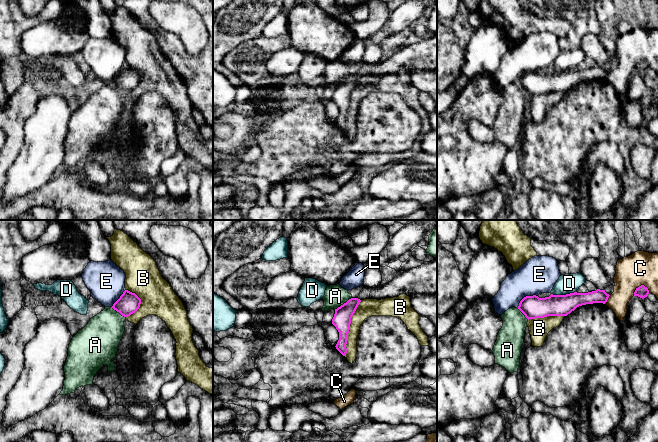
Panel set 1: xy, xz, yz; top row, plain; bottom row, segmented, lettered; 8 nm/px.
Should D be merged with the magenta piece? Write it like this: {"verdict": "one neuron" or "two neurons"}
{"verdict": "two neurons"}

